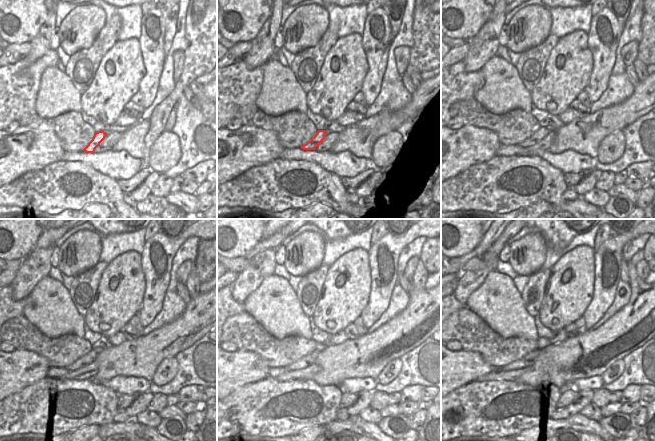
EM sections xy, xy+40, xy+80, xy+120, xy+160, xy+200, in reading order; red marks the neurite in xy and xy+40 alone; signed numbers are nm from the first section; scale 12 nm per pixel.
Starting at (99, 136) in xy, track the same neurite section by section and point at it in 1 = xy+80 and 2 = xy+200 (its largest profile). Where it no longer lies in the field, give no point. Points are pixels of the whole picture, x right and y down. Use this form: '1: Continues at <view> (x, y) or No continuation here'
1: Continues at xy+80 (542, 132)
2: Continues at xy+200 (529, 359).

